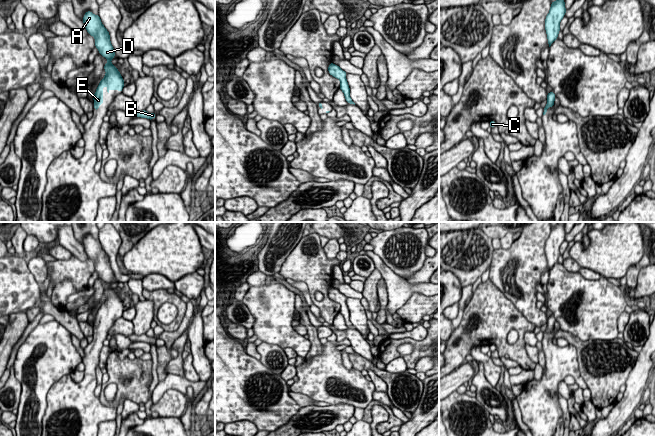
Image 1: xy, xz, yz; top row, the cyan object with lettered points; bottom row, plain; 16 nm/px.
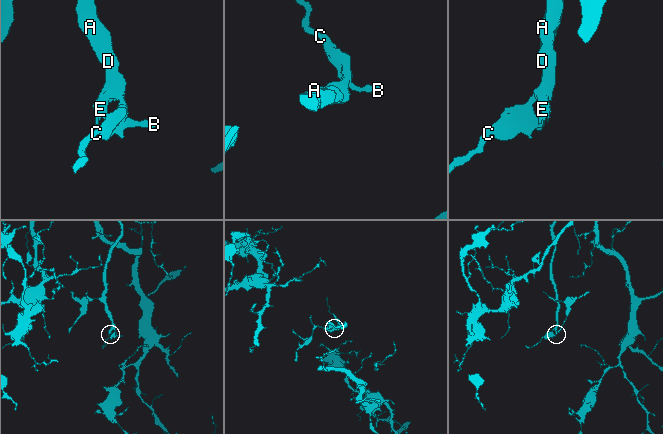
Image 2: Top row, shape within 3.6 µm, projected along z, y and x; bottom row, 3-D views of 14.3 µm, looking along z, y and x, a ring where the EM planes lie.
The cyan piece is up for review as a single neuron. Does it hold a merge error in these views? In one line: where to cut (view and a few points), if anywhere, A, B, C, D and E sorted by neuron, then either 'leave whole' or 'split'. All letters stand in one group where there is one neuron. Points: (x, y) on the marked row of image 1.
no cut | A B C D E | leave whole

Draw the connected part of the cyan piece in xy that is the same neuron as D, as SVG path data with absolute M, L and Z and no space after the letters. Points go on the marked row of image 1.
M89 10L83 16L83 23L87 32L94 37L95 47L98 49L99 54L108 60L108 62L104 65L106 74L100 81L93 96L94 109L97 111L99 106L103 104L103 87L107 87L108 93L110 90L118 90L119 92L122 92L124 87L124 80L118 71L118 68L116 68L115 65L111 63L111 60L116 55L110 41L109 32L102 24L99 15L95 15Z

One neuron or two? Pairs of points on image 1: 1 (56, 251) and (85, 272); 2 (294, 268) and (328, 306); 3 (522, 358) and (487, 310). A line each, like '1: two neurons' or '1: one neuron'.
1: two neurons
2: one neuron
3: one neuron

